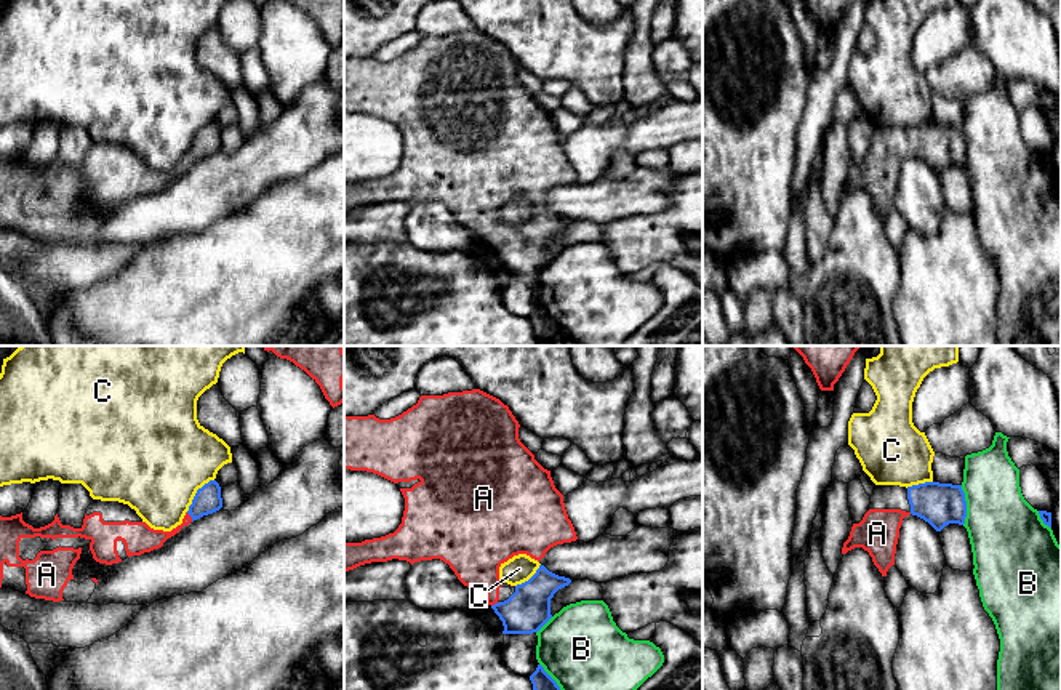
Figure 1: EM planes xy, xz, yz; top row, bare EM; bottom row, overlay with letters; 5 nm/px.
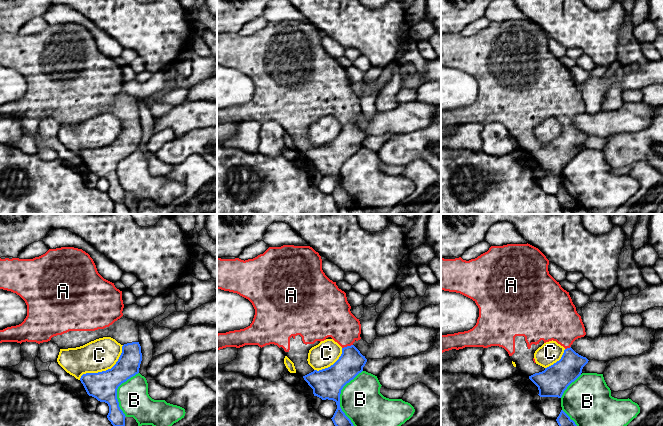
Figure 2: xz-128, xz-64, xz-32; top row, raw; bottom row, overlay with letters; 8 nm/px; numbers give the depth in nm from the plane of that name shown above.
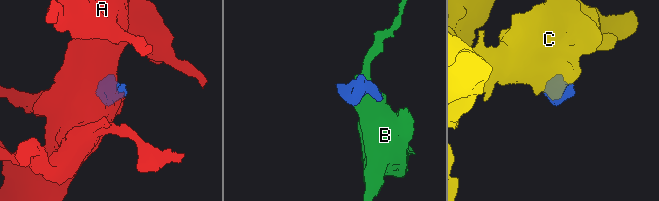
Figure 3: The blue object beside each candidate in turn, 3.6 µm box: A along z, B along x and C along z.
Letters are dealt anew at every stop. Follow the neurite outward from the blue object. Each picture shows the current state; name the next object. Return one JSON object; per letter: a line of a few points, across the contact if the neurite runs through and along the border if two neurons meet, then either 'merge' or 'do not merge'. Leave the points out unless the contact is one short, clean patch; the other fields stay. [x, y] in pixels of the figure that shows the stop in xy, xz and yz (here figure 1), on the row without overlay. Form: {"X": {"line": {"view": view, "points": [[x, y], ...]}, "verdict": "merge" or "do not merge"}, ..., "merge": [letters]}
{"A": {"verdict": "merge"}, "B": {"verdict": "do not merge"}, "C": {"verdict": "do not merge"}, "merge": ["A"]}

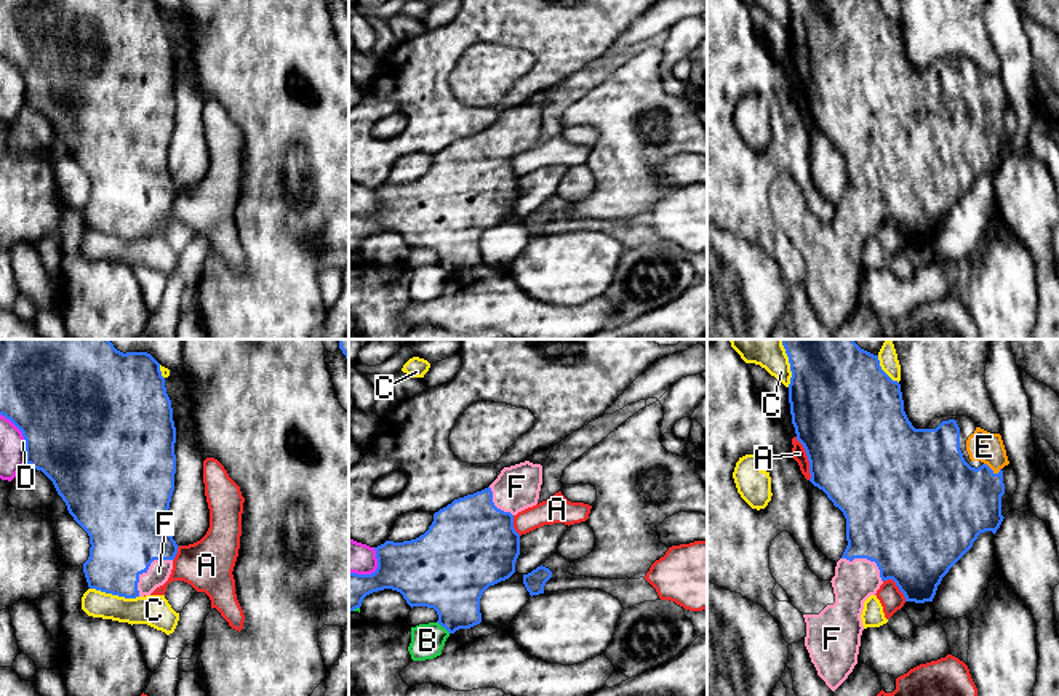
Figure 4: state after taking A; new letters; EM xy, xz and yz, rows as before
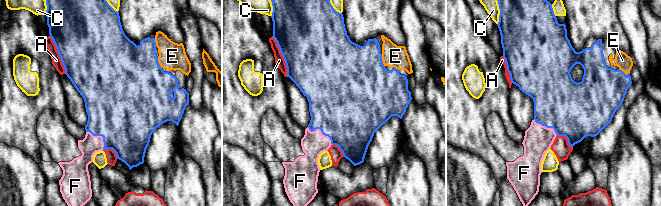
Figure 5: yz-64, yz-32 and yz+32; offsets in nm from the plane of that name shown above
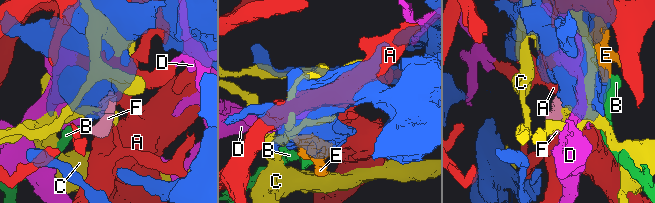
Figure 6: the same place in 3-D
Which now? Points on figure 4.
{"A": {"verdict": "do not merge"}, "B": {"verdict": "do not merge"}, "C": {"verdict": "do not merge"}, "D": {"verdict": "do not merge"}, "E": {"verdict": "merge"}, "F": {"line": {"view": "xy", "points": [[128, 165], [131, 197], [146, 212], [159, 213]]}, "verdict": "merge"}, "merge": ["E", "F"]}

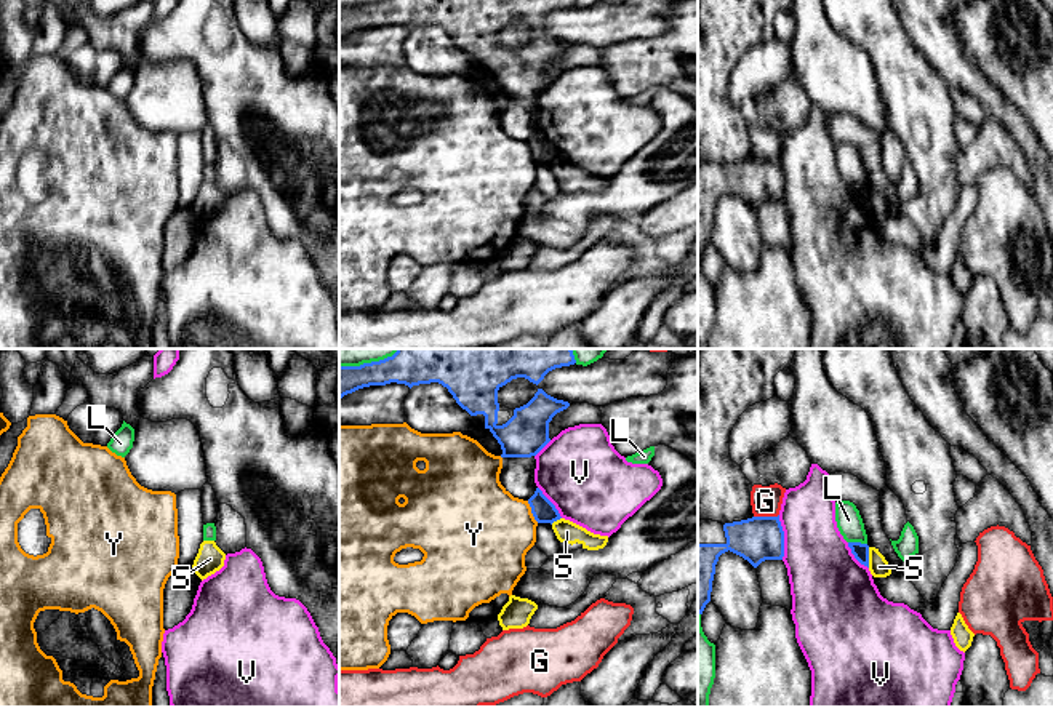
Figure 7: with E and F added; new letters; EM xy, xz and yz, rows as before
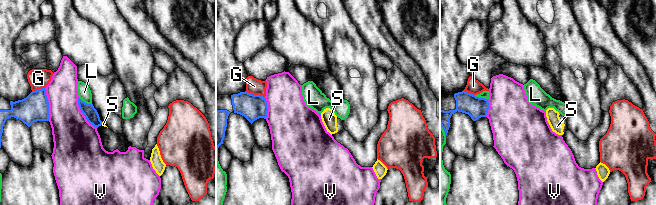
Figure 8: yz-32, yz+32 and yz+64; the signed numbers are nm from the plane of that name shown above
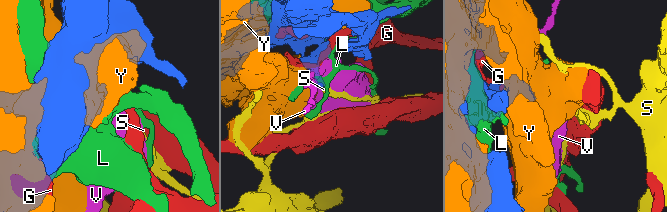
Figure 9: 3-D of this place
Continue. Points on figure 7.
{"G": {"verdict": "do not merge"}, "L": {"verdict": "do not merge"}, "S": {"verdict": "do not merge"}, "V": {"verdict": "do not merge"}, "Y": {"verdict": "do not merge"}, "merge": []}

